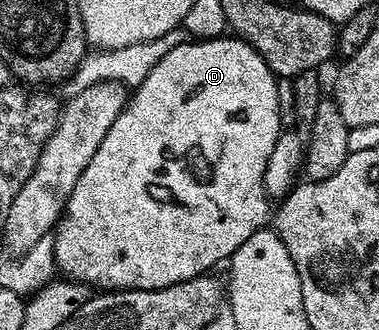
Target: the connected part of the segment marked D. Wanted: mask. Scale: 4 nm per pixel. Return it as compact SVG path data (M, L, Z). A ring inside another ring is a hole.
M237 37L229 38L184 41L176 45L176 49L164 53L164 57L156 61L141 85L133 88L132 94L127 98L126 108L122 110L120 117L116 117L116 121L112 121L112 129L108 129L104 141L100 141L100 149L92 153L88 169L80 173L80 181L76 181L76 189L72 189L72 197L68 197L66 202L66 214L58 220L58 226L53 232L54 261L57 270L67 280L85 285L95 283L103 292L159 291L168 285L197 279L200 275L213 272L213 267L217 263L225 264L236 253L236 249L240 249L240 245L244 245L244 241L252 237L252 233L267 226L272 215L272 203L264 189L264 165L268 165L272 145L276 145L276 137L284 130L284 120L280 117L278 79L268 69L264 57L260 57L260 53L252 49L252 45Z

